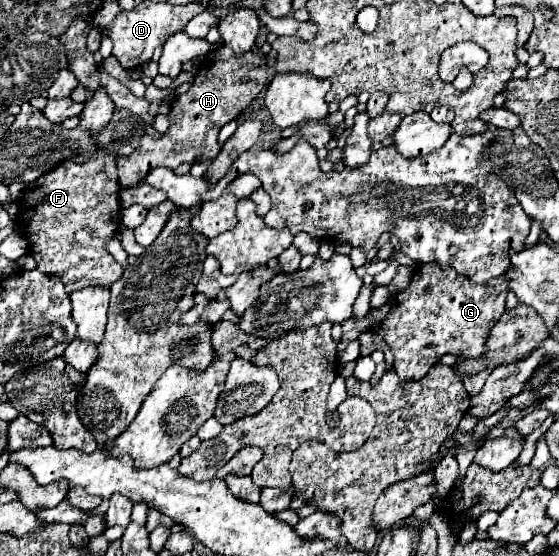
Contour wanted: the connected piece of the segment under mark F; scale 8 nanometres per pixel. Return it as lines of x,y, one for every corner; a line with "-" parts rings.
102,88
96,90
92,100
82,110
78,124
94,140
94,154
86,162
78,162
78,158
62,160
52,168
52,172
46,172
38,180
30,182
18,200
20,224
16,222
16,226
20,236
24,236
30,244
28,254
36,260
40,272
58,276
68,294
84,286
110,288
124,272
106,250
106,244
120,228
120,184
114,154
96,142
96,136
100,136
110,124
112,110
114,102

